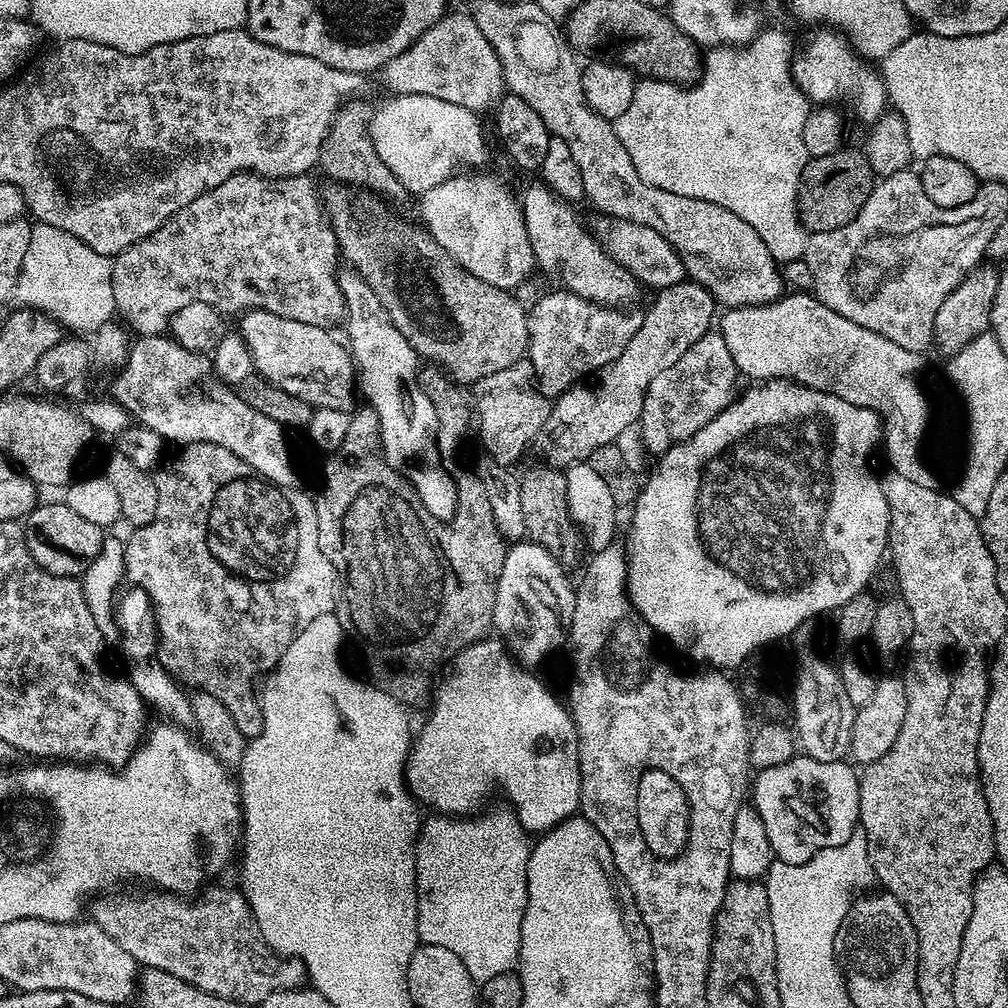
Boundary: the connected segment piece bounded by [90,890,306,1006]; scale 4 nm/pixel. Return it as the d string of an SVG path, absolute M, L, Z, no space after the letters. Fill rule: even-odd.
M148 890L152 892L144 892L141 896L120 891L97 895L91 901L90 920L103 932L110 934L110 938L114 938L114 942L118 942L118 946L122 946L122 950L126 950L126 954L130 954L137 965L166 970L166 974L174 974L174 978L182 978L182 982L190 982L210 994L237 1000L245 1006L258 1006L278 990L299 988L305 983L304 963L278 956L264 943L260 931L256 929L256 919L252 917L248 899L239 890L212 892L209 896L201 895L192 899L165 894L160 890Z

